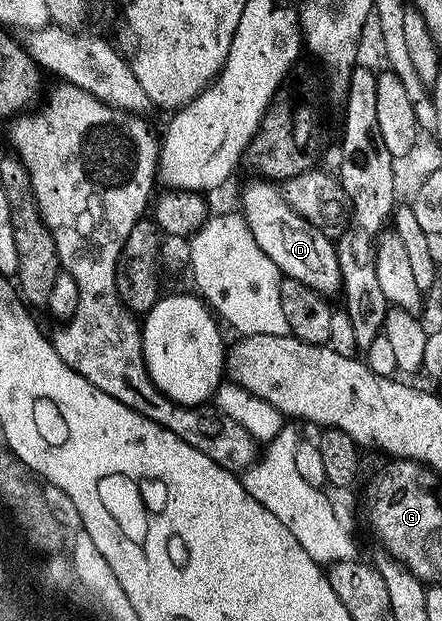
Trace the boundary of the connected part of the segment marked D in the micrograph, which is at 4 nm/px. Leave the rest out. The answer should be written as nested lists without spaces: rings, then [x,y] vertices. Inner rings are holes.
[[[264,179],[253,180],[242,193],[240,211],[249,223],[257,245],[285,278],[294,278],[325,297],[337,296],[341,292],[342,275],[335,242],[321,229],[306,222],[288,204],[277,184]]]

